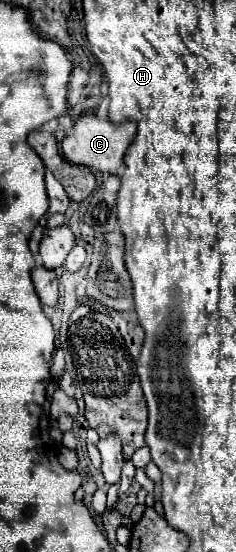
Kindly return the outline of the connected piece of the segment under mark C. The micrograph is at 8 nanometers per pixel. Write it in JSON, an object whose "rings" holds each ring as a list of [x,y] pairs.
{"rings":[[[87,112],[67,132],[65,140],[61,142],[61,150],[71,164],[99,170],[101,174],[119,174],[119,166],[123,164],[127,148],[135,140],[135,134],[137,134],[135,122],[123,122],[123,126],[121,124],[115,126],[109,120],[99,120],[93,112]]]}

